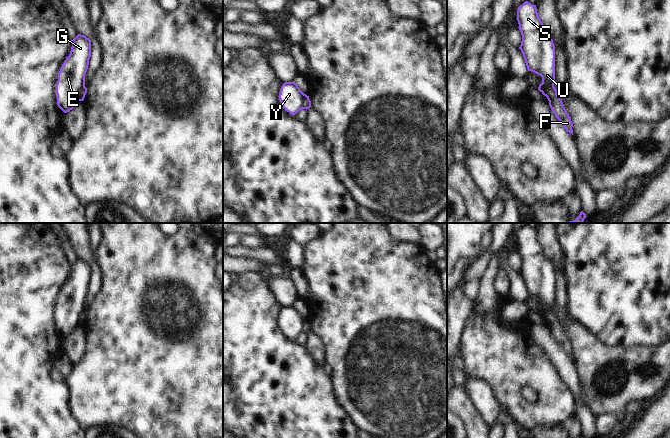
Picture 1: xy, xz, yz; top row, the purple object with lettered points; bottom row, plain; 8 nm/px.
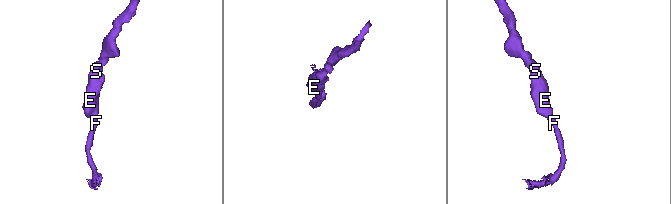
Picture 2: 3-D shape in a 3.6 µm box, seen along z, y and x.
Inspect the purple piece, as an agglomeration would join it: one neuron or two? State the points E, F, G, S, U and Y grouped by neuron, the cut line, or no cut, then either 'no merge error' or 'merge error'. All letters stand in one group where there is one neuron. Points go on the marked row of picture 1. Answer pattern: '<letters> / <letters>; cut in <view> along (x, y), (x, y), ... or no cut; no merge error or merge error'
E G S U Y / F; cut in xy along (84, 86), (78, 100); merge error

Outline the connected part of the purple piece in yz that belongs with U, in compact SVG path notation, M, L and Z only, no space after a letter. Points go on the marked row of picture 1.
M525 1L518 7L516 19L522 35L519 49L528 71L542 77L538 90L547 97L555 84L555 45L538 16L536 5Z

